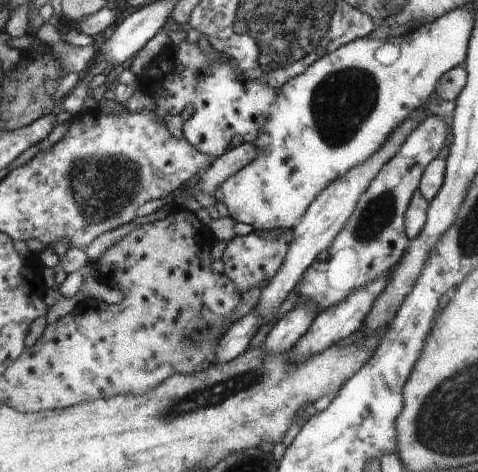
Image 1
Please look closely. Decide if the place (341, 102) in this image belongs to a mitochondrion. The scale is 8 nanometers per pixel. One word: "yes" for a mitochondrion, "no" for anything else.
yes

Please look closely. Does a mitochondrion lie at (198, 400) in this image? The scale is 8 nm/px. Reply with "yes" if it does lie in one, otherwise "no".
yes

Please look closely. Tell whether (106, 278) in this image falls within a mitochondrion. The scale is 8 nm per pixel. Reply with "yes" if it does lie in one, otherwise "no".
no

